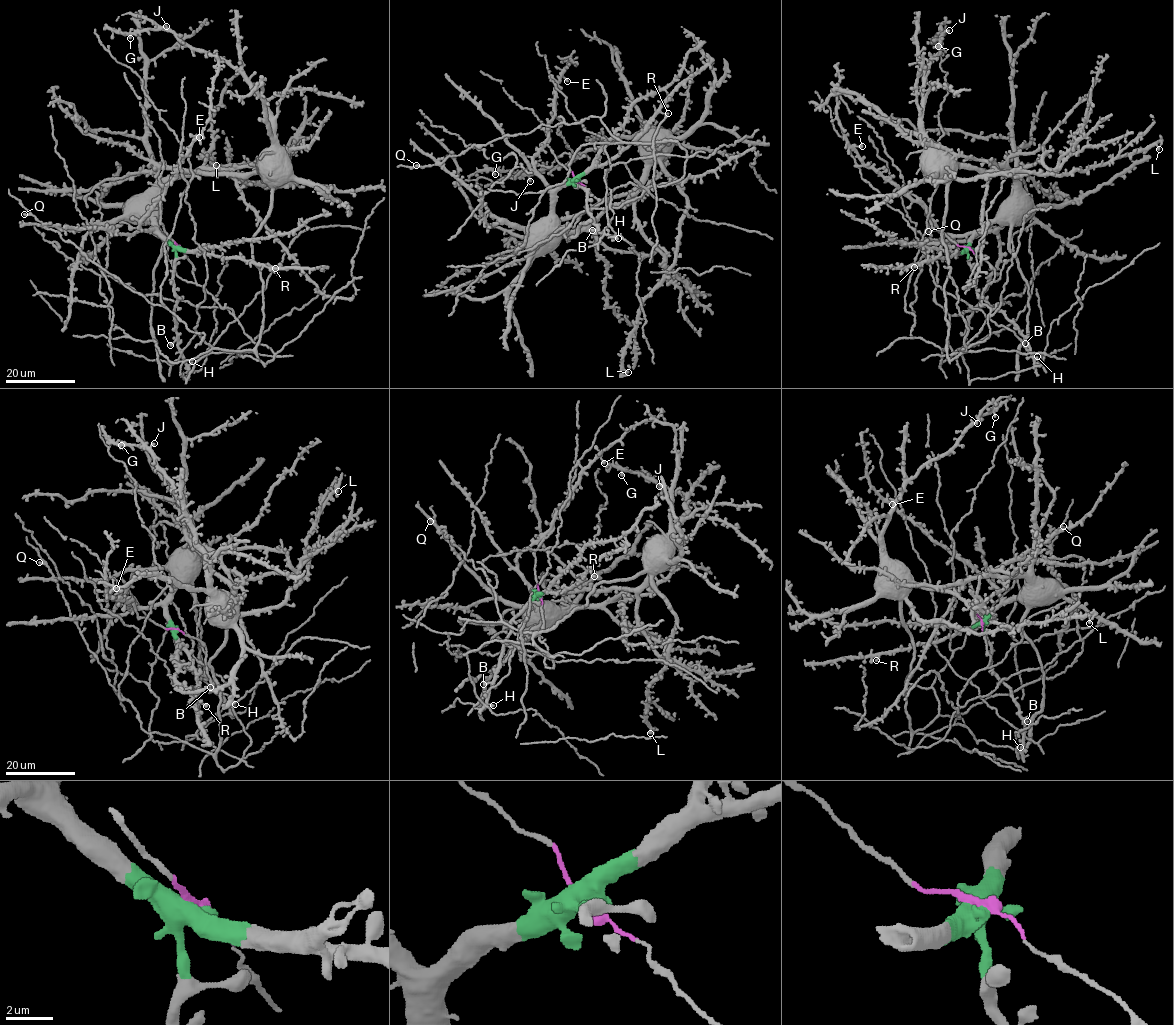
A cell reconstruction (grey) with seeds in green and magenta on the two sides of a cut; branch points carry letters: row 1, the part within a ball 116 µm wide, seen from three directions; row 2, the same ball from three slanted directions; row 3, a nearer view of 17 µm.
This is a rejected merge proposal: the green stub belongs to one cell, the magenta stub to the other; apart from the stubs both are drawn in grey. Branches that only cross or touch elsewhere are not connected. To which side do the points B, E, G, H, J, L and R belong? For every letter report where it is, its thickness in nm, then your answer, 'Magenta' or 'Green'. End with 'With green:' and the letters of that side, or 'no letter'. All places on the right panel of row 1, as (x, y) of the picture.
B: Place: (1025, 343). Thickness 420 nm. Green
E: Place: (862, 146). Thickness 400 nm. Green
G: Place: (938, 46). Thickness 360 nm. Magenta
H: Place: (1037, 356). Thickness 400 nm. Green
J: Place: (949, 30). Thickness 400 nm. Magenta
L: Place: (1159, 149). Thickness 360 nm. Magenta
R: Place: (914, 267). Thickness 380 nm. Green
With green: B, E, H, R

